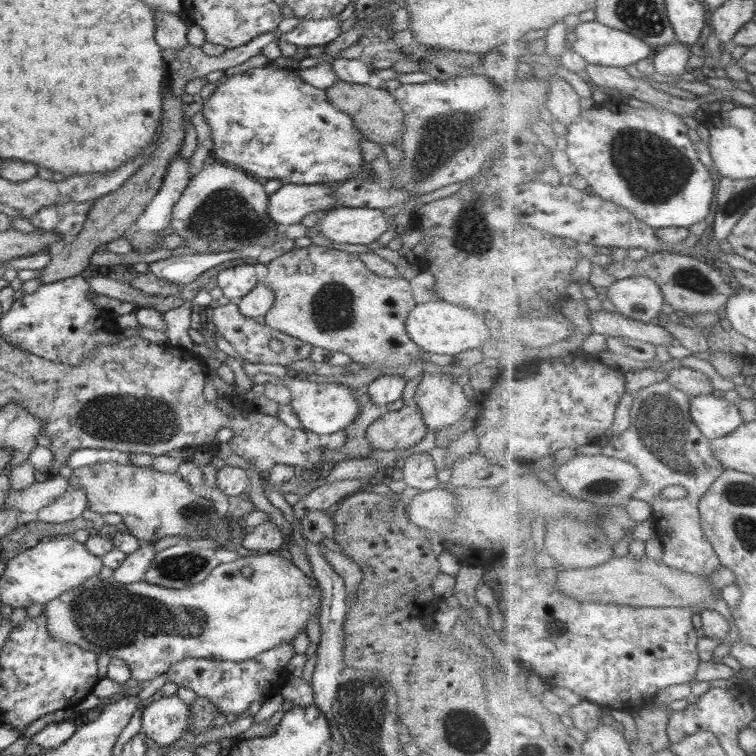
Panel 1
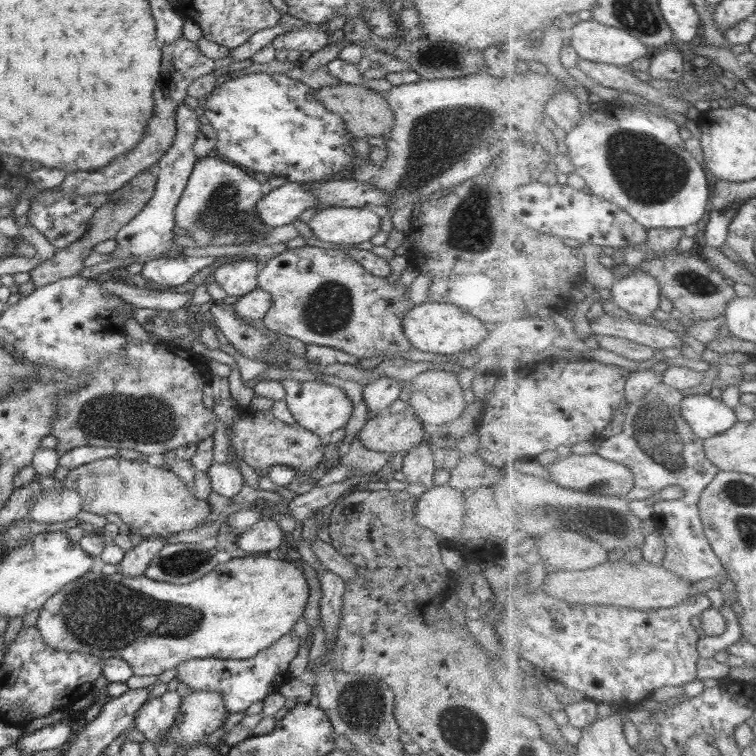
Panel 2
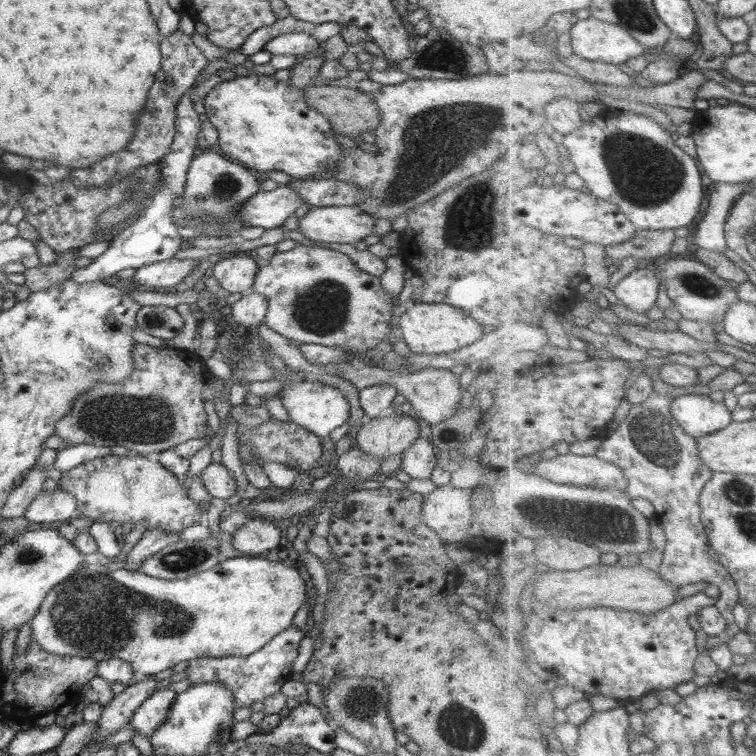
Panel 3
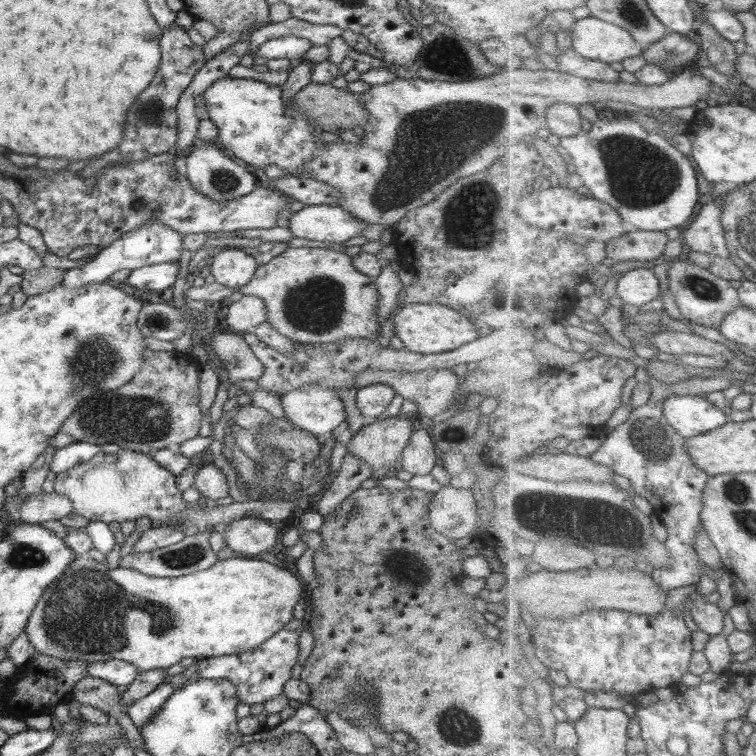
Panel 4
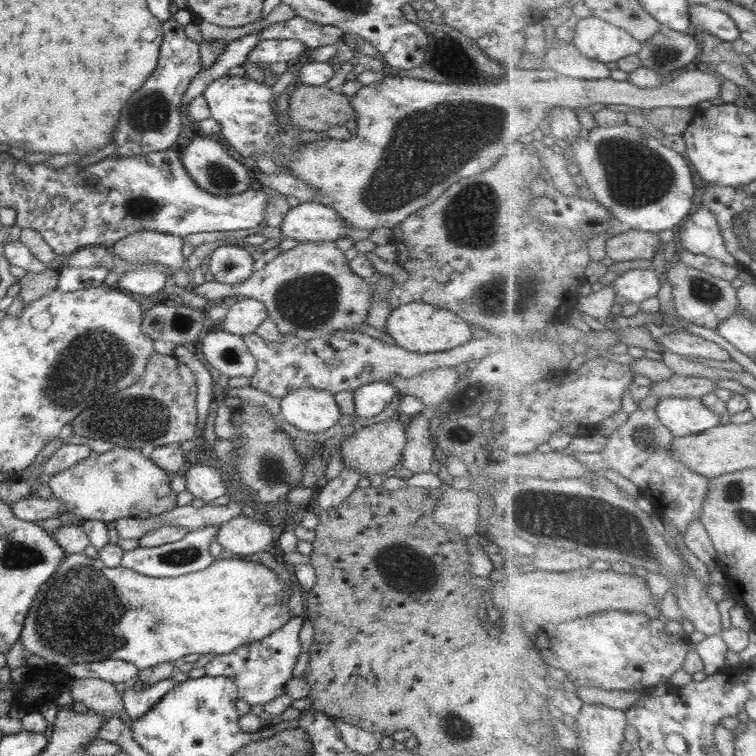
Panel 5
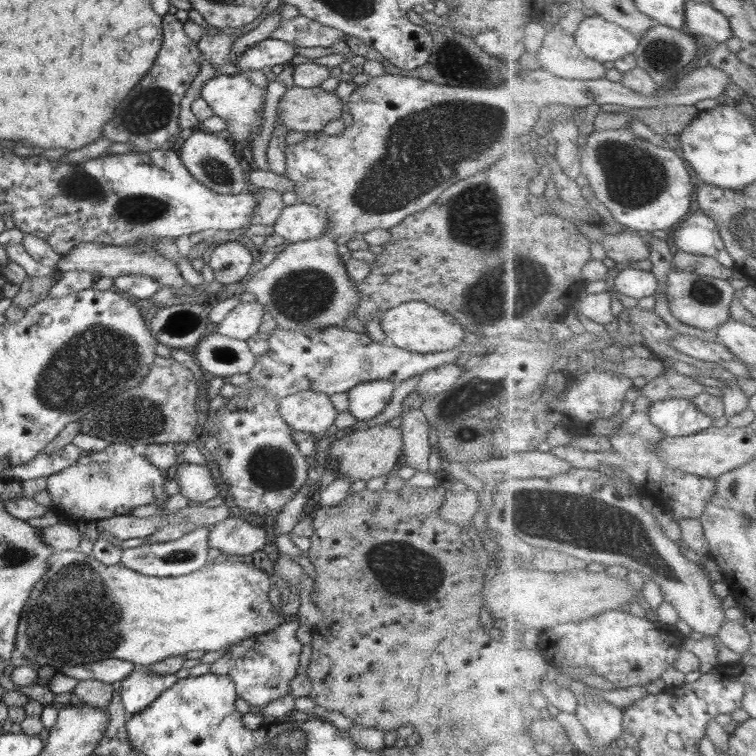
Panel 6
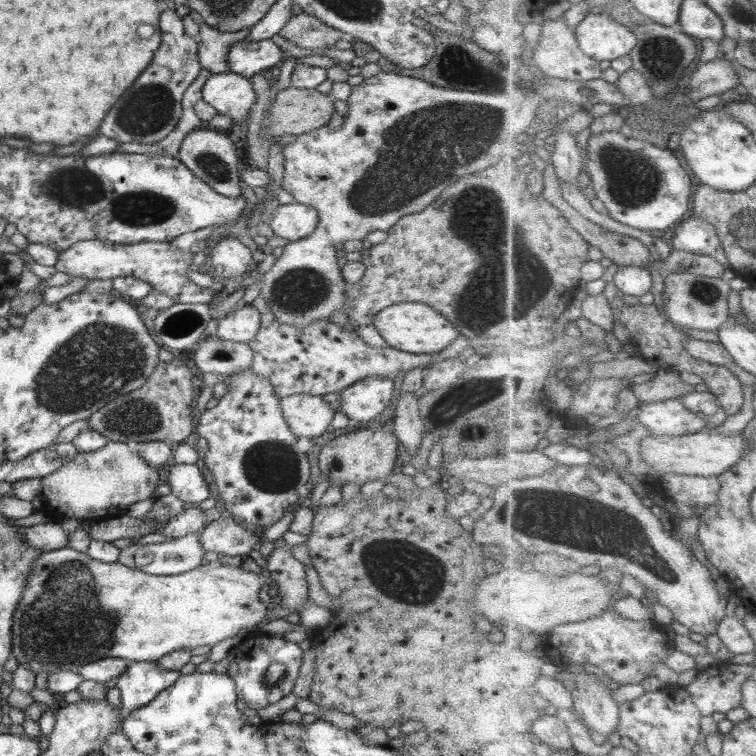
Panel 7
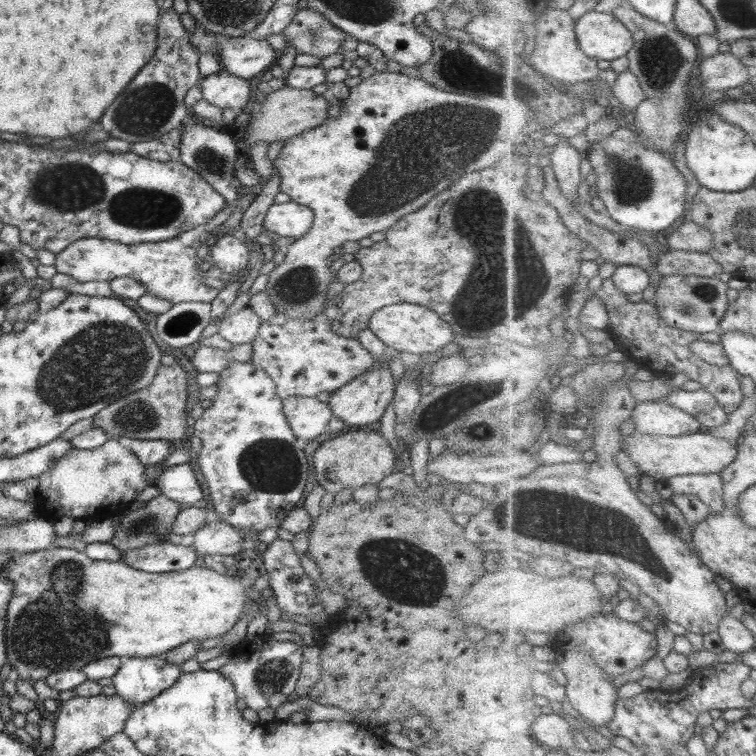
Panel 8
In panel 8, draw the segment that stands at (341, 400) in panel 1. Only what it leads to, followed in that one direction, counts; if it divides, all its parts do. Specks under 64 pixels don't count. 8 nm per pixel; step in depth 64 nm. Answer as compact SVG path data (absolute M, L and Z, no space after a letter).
M294 397L283 399L286 420L298 439L314 440L328 432L328 422L333 417L332 409L316 397Z

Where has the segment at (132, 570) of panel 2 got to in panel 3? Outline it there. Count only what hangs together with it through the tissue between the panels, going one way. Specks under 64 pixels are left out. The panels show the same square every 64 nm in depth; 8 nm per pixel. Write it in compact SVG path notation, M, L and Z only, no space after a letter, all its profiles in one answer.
M147 530L138 541L138 543L128 552L124 558L126 570L138 572L142 562L154 556L162 548L170 546L180 540L178 532L166 532L166 530Z

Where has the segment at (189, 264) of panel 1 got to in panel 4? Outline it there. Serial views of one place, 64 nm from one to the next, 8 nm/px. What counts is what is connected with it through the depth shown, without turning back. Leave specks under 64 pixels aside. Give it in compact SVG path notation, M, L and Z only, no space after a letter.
M178 261L173 263L158 263L146 265L142 268L132 270L126 279L127 285L134 286L140 290L170 291L180 272Z

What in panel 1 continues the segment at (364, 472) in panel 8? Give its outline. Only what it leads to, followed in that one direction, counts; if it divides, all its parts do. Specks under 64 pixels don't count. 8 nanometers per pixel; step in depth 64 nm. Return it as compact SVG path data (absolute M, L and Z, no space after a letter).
M410 400L399 410L387 410L366 428L366 437L373 451L399 450L406 454L410 448L419 444L429 428L416 405Z

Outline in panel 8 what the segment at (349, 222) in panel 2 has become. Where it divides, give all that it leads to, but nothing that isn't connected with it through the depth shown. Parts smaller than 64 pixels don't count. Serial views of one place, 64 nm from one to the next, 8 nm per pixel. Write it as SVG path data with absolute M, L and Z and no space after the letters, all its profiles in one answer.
M291 200L284 204L273 203L264 217L263 226L280 236L300 238L310 230L312 220L312 209Z

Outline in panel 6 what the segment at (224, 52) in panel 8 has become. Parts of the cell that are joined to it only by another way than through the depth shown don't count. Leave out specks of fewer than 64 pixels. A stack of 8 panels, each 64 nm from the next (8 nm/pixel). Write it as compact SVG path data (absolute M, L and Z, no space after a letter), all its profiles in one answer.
M270 37L261 40L238 54L234 65L238 67L238 72L248 74L250 70L261 70L264 66L287 65L292 57L296 55L295 45Z

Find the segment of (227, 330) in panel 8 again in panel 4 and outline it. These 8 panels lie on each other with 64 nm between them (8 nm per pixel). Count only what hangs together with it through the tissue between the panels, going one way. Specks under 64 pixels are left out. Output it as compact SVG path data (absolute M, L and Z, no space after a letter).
M246 295L234 303L226 303L222 327L231 333L253 333L258 324L266 321L267 311L260 297Z

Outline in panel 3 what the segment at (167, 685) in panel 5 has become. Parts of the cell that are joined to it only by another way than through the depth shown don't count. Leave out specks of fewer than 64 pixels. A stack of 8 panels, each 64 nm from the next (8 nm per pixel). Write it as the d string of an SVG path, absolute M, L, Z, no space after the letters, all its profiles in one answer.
M169 687L154 691L150 698L146 698L134 710L134 714L130 718L133 728L150 738L150 734L156 730L156 726L168 718L168 712L170 712L170 706L172 706L172 700L176 698L176 694L177 692Z

